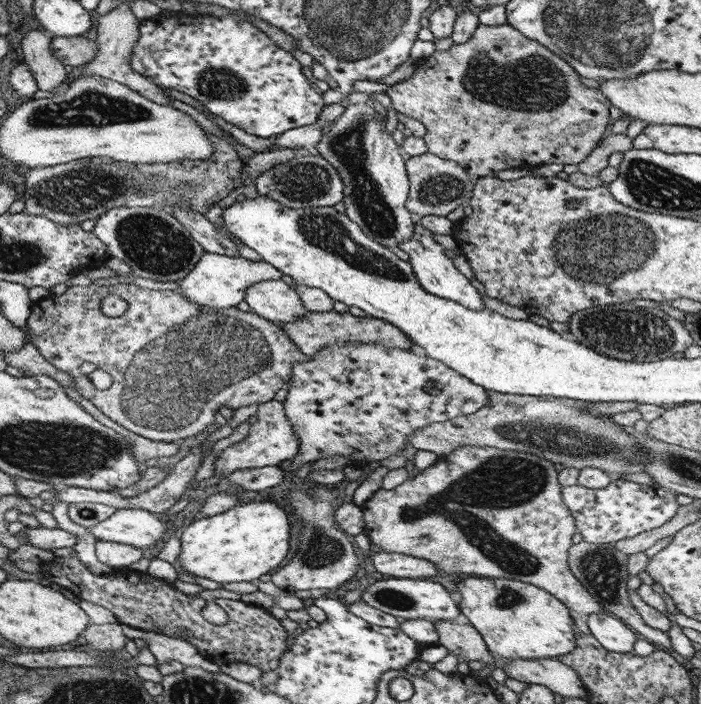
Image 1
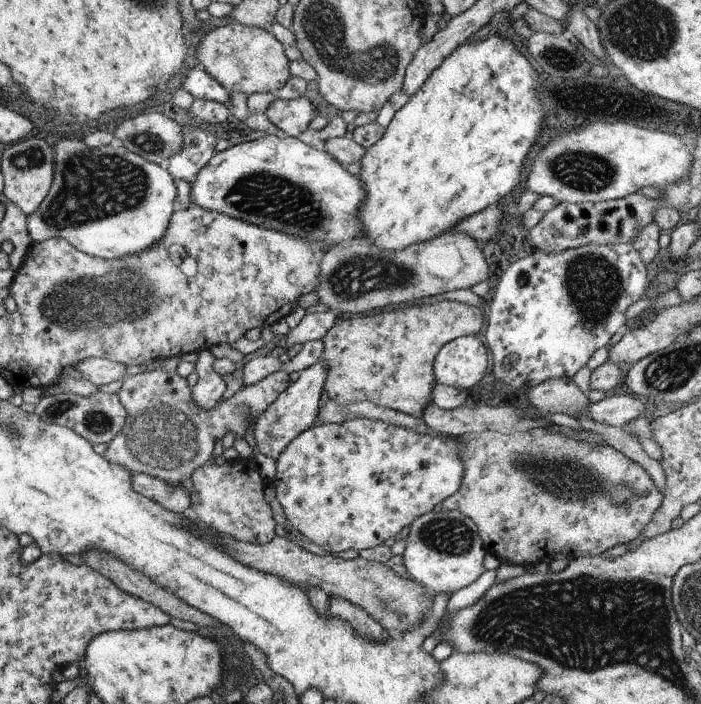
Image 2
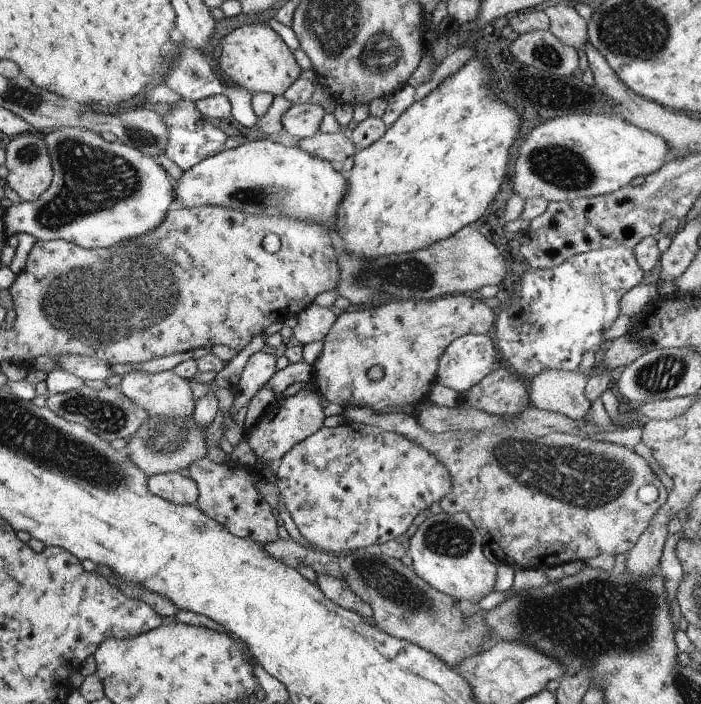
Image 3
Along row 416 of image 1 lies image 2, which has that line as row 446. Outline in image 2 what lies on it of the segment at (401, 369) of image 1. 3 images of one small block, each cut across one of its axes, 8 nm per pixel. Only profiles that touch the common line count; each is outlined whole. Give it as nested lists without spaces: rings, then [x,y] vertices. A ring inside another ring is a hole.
[[[353,418],[337,423],[324,423],[321,426],[309,427],[301,434],[295,436],[276,458],[276,471],[272,481],[277,502],[279,502],[283,510],[283,514],[285,514],[286,522],[297,532],[303,534],[306,541],[321,546],[323,550],[331,554],[341,551],[345,552],[345,550],[358,551],[363,550],[363,548],[373,548],[373,546],[385,542],[387,538],[393,538],[401,528],[409,526],[419,516],[427,514],[433,507],[439,505],[442,500],[457,492],[463,476],[463,462],[461,462],[461,456],[457,454],[457,450],[461,450],[461,448],[457,448],[457,436],[451,436],[451,434],[434,432],[428,427],[427,432],[419,433],[381,420]]]

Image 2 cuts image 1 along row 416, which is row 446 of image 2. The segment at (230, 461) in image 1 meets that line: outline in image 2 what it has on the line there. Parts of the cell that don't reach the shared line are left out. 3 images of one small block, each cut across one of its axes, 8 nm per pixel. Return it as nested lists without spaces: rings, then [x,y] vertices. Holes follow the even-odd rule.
[[[317,360],[315,364],[311,364],[309,368],[297,372],[297,374],[297,379],[284,387],[283,392],[280,392],[277,398],[259,414],[259,418],[253,426],[255,448],[273,460],[276,460],[283,448],[295,436],[311,427],[313,421],[317,419],[320,391],[323,388],[325,376],[327,376],[327,366],[323,360]]]

